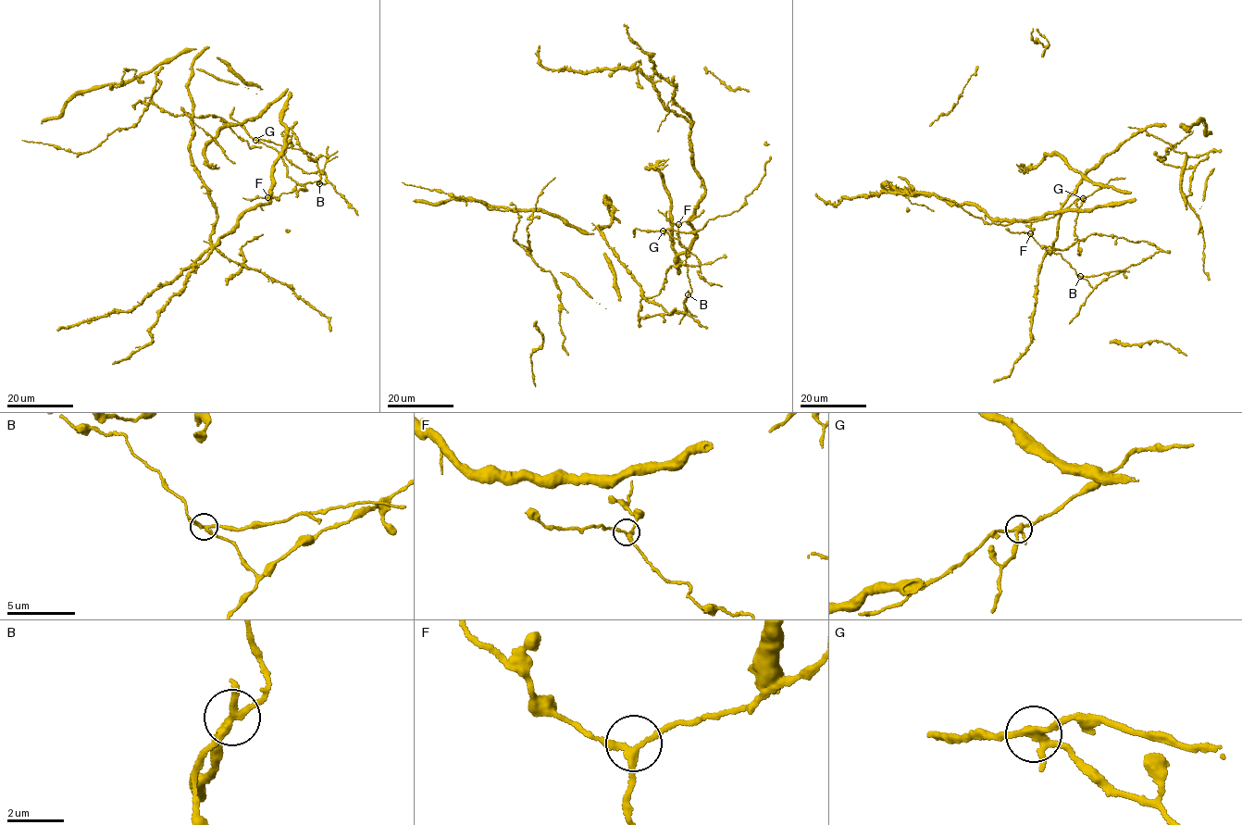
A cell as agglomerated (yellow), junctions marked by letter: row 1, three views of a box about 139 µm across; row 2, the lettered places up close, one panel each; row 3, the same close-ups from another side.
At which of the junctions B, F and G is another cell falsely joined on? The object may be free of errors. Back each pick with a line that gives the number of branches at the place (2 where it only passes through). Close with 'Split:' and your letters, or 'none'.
B: Branches: 4
Split: B

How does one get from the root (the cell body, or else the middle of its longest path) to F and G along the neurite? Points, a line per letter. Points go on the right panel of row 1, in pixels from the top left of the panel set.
F: (1087, 281), (1076, 274), (1061, 254), (1048, 252), (1030, 233)
G: (1087, 281), (1061, 254), (1048, 252), (1030, 234), (1007, 228), (1016, 220), (1026, 222), (1059, 212), (1083, 198)

